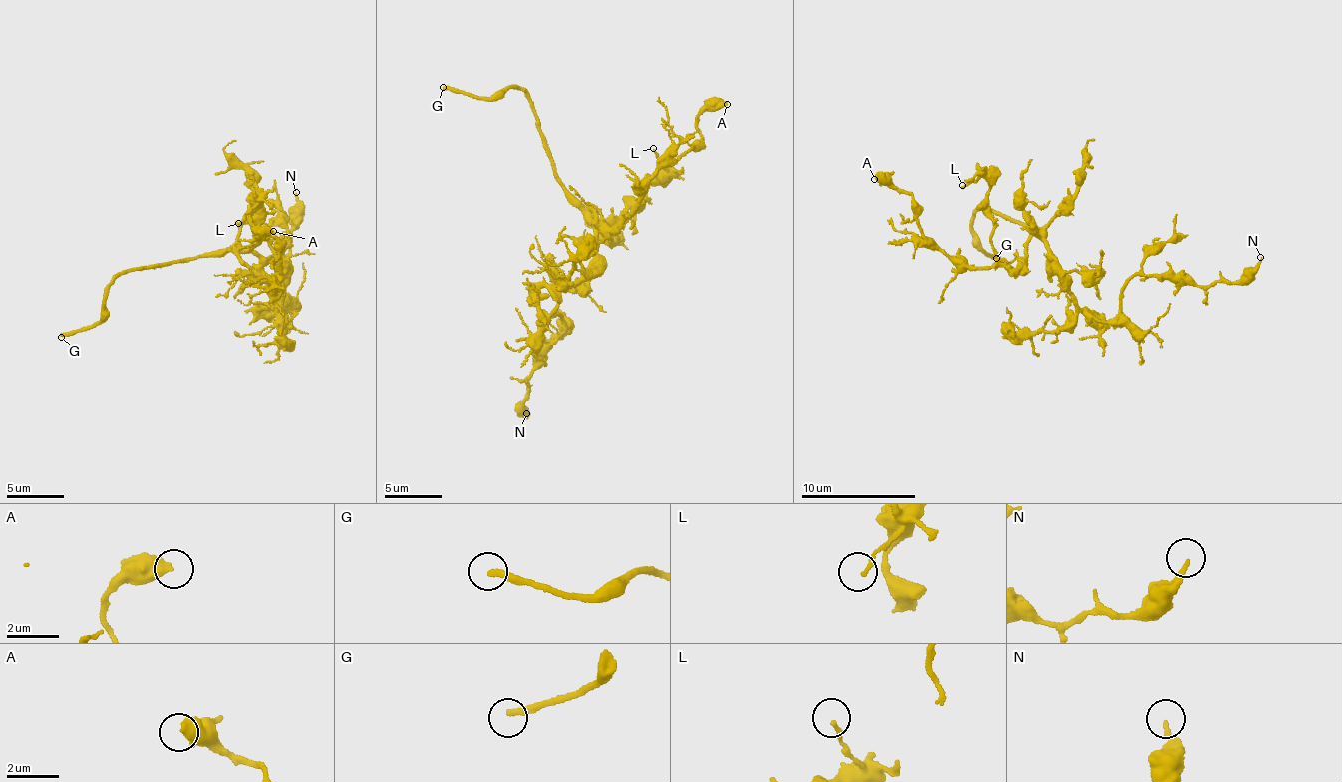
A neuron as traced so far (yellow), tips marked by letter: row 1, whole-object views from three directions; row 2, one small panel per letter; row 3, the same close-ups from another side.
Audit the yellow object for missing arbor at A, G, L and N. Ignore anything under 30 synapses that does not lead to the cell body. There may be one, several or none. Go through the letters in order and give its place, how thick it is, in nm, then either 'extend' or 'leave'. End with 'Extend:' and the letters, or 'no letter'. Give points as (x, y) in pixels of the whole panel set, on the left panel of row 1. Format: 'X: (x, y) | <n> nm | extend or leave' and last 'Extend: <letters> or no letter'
A: (273, 231) | 440 nm | leave
G: (61, 337) | 260 nm | extend
L: (238, 223) | 140 nm | leave
N: (296, 192) | 180 nm | leave
Extend: G

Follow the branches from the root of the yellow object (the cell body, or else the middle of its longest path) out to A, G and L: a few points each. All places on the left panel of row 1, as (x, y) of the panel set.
A: (269, 263), (237, 251), (281, 288), (273, 288), (279, 242), (259, 240), (273, 231)
G: (269, 263), (236, 250), (127, 271), (109, 285), (99, 322), (61, 337)
L: (269, 263), (247, 251), (238, 255), (277, 280), (271, 239), (251, 221), (254, 203), (238, 223)

